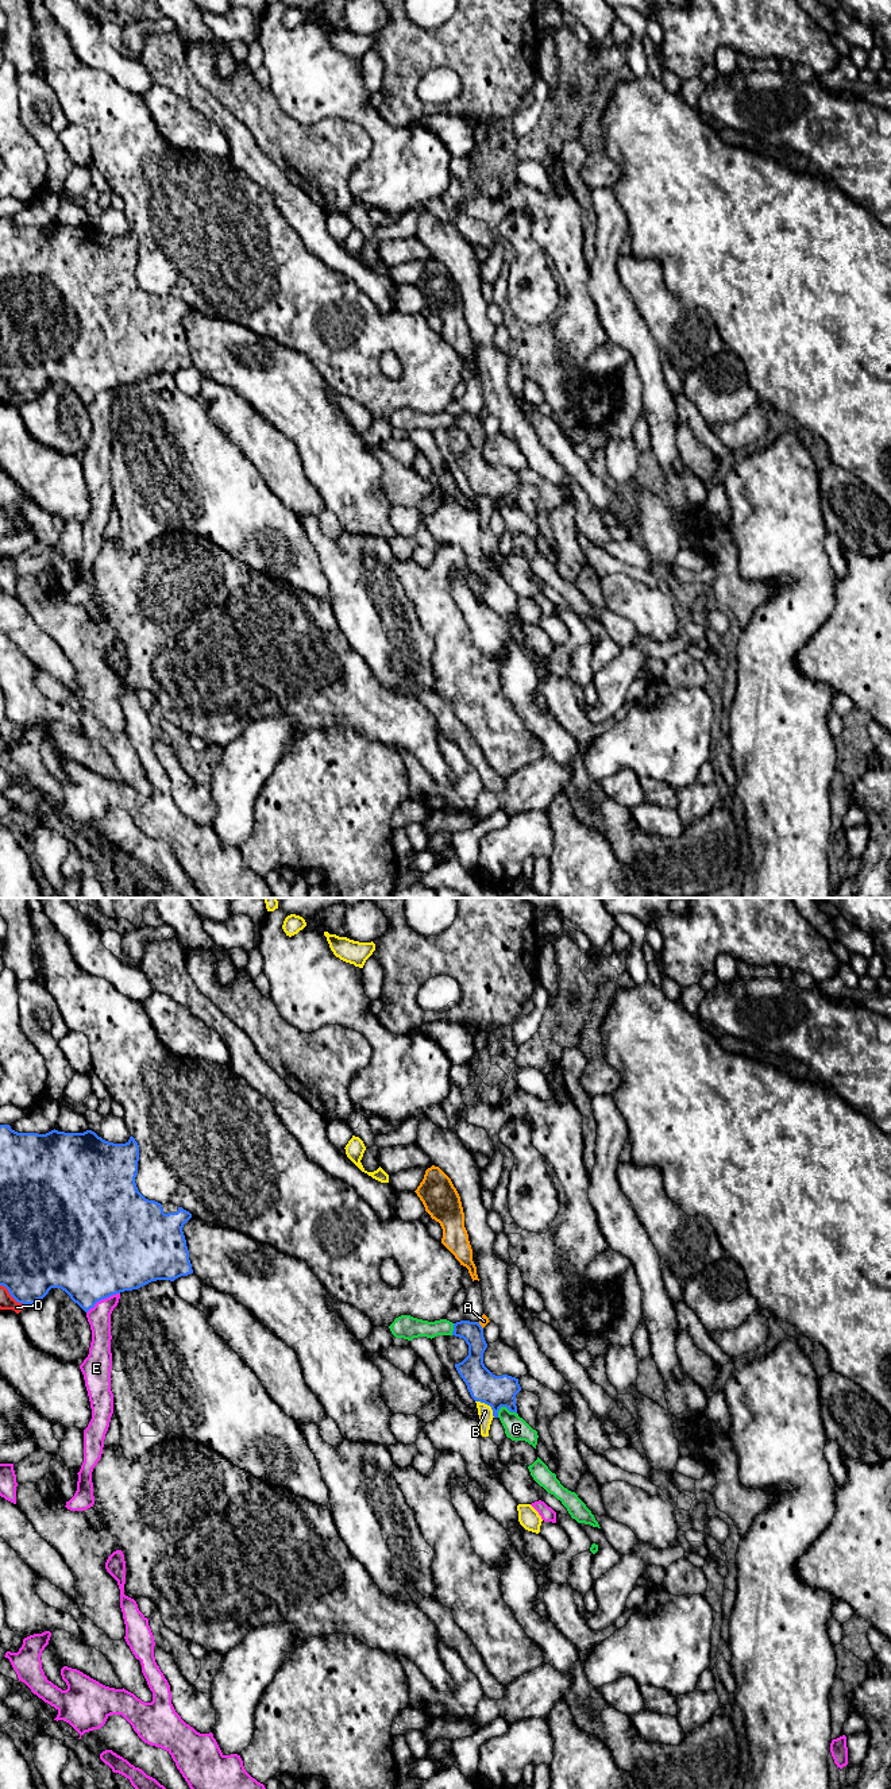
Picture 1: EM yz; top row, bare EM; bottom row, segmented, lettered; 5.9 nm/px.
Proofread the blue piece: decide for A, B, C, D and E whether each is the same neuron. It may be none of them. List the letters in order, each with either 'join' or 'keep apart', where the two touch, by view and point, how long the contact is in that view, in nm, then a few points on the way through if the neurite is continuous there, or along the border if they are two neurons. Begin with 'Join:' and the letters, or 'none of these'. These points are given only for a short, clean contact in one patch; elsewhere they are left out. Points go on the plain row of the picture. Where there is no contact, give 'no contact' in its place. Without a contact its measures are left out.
Join: none of these
A: keep apart; meets blue in yz at (481, 419); contact 50 nm long; border along yz (478, 415), (482, 421)
B: keep apart; meets blue in yz at (488, 497); contact 160 nm long; border along yz (475, 493), (486, 496), (494, 509)
C: keep apart; meets blue in yz at (506, 500); contact 120 nm long
D: keep apart; meets blue in yz at (14, 390); contact 220 nm long
E: keep apart; meets blue in yz at (103, 390); contact 240 nm long

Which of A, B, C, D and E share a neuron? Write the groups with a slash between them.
A / B / C / D / E

